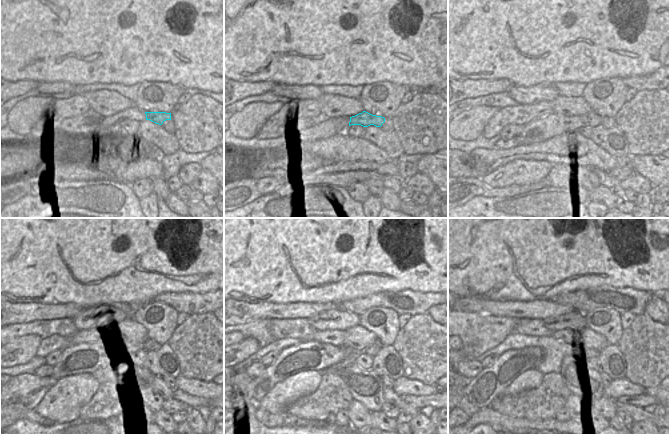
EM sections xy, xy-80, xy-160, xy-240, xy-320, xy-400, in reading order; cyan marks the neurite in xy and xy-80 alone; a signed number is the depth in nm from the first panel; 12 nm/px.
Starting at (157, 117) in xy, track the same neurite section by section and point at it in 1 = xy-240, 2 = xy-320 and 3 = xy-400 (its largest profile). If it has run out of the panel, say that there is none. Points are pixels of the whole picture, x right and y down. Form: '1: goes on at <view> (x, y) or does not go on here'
1: goes on at xy-240 (87, 357)
2: goes on at xy-320 (311, 355)
3: goes on at xy-400 (492, 381)

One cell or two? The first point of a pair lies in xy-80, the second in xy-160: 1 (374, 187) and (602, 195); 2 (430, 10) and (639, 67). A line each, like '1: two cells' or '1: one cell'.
1: two cells
2: one cell

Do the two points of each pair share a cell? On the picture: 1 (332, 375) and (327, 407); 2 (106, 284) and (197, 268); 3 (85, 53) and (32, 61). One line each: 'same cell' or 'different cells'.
1: same cell
2: same cell
3: same cell

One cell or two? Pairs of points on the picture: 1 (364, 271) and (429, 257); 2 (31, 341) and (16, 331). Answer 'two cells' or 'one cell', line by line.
1: one cell
2: two cells

